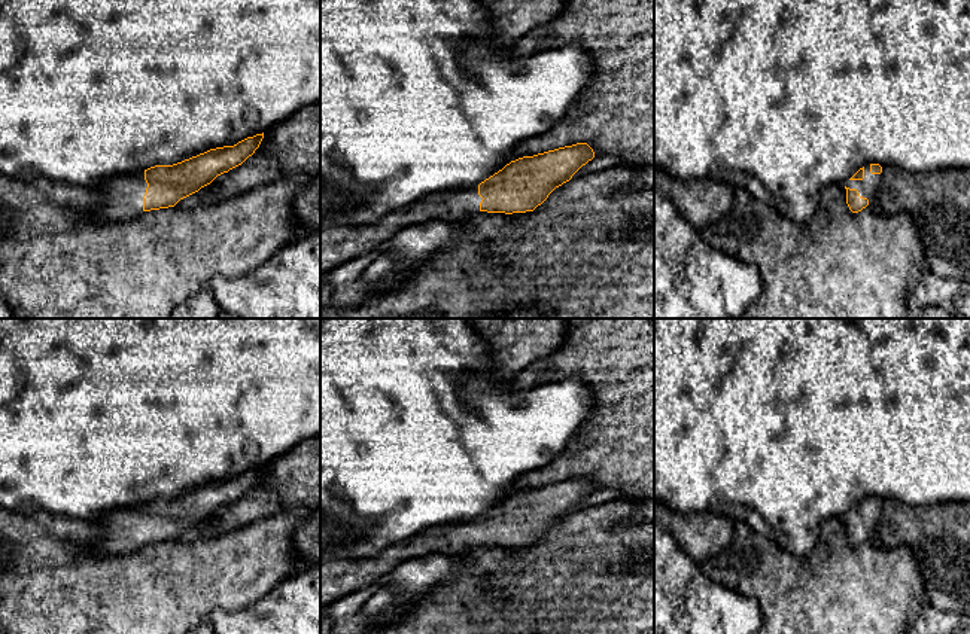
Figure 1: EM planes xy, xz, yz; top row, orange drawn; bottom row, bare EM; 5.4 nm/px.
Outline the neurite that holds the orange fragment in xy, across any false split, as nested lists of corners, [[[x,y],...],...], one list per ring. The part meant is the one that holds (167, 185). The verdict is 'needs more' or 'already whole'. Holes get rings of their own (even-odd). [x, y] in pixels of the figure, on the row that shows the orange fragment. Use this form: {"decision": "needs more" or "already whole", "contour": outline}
{"decision": "needs more", "contour": [[[264,132],[173,165],[155,165],[140,173],[113,176],[94,186],[103,198],[100,216],[131,219],[143,211],[174,207],[218,176],[241,165],[255,153],[262,138]]]}

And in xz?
{"decision": "needs more", "contour": [[[587,143],[523,156],[475,188],[428,195],[373,225],[353,225],[337,214],[320,216],[320,275],[377,249],[410,225],[428,220],[462,222],[478,211],[533,211],[593,158],[595,152]]]}

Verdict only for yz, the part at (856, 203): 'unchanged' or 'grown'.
grown

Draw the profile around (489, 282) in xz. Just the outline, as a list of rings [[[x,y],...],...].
[[[627,165],[572,179],[556,188],[533,211],[487,213],[478,211],[460,222],[460,232],[423,263],[411,263],[387,287],[370,290],[368,298],[347,308],[332,304],[320,307],[320,318],[499,318],[504,313],[520,308],[542,310],[547,318],[654,318],[654,186],[633,189],[636,171]]]

